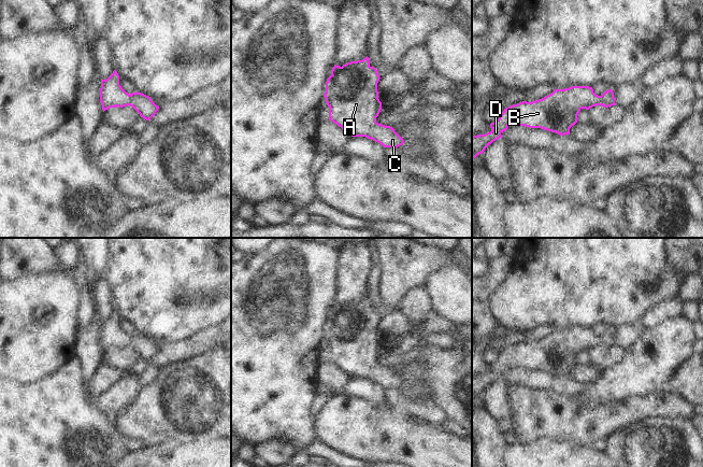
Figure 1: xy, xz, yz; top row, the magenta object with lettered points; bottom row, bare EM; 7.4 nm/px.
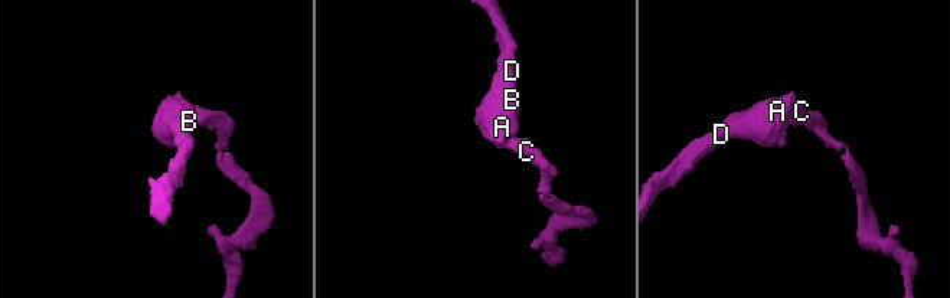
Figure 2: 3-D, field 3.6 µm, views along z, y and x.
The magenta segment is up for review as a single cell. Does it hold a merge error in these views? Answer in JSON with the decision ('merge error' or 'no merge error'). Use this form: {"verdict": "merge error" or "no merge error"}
{"verdict": "no merge error"}

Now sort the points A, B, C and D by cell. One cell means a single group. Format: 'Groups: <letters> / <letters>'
Groups: A B C D

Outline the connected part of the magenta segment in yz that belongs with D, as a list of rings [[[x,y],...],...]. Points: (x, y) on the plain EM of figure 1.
[[[571,327],[554,332],[542,340],[522,342],[504,350],[499,359],[490,365],[491,372],[472,378],[472,402],[483,395],[485,390],[501,379],[508,367],[525,367],[541,369],[560,377],[570,376],[570,369],[577,364],[582,350],[589,351],[596,346],[608,349],[615,346],[612,330],[601,337],[593,334],[589,327]]]

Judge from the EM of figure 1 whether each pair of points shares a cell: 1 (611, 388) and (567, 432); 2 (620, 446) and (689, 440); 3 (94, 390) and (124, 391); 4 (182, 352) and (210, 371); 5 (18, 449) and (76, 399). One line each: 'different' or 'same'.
1: different
2: same
3: different
4: different
5: same

